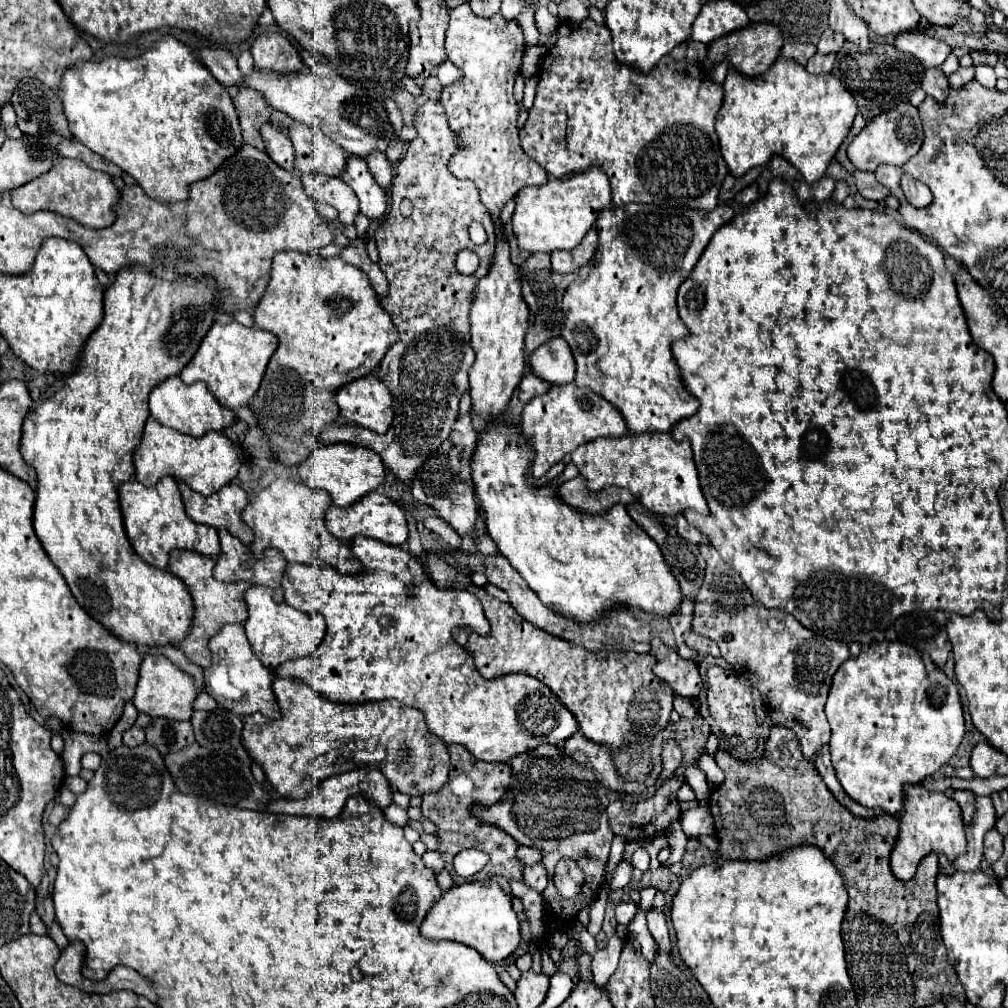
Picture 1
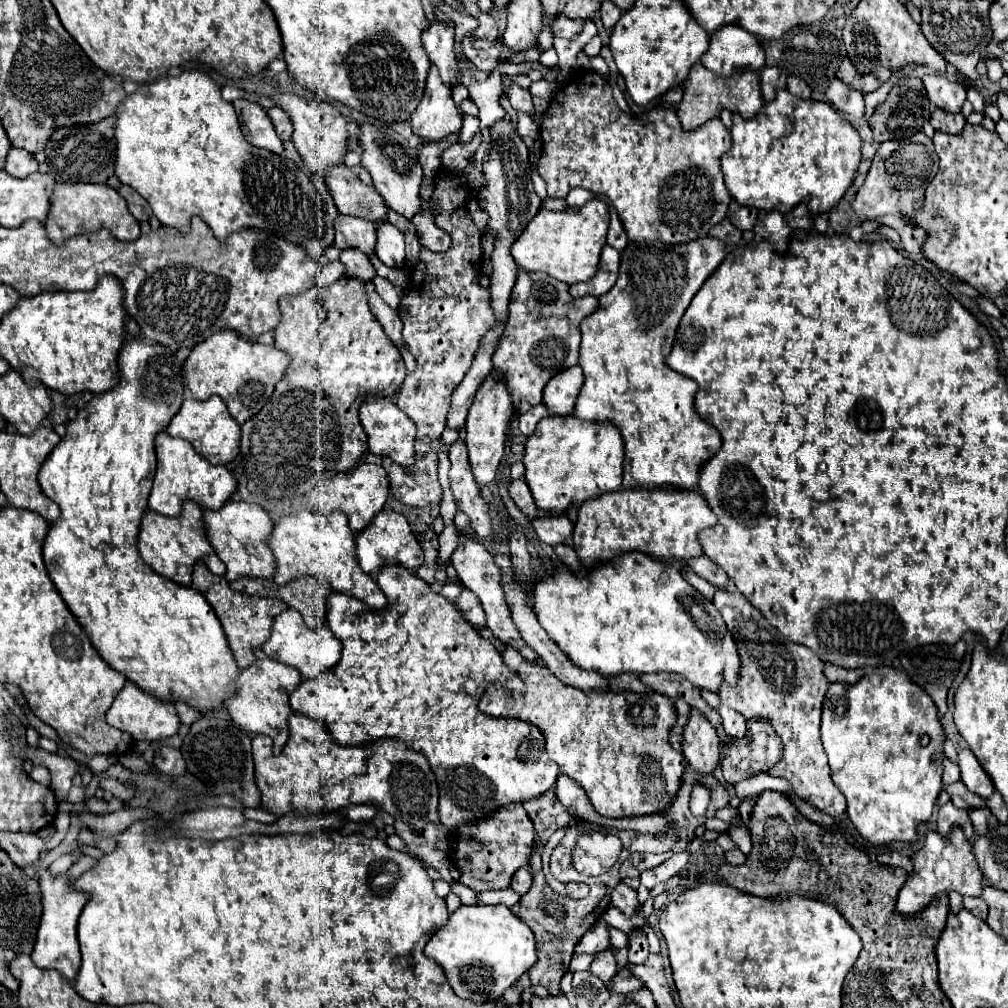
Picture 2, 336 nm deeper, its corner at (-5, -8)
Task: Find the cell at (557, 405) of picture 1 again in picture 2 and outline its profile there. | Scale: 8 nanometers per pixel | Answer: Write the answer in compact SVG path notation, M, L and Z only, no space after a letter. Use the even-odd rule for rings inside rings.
M552 415L544 417L536 431L528 437L524 459L522 459L526 473L524 479L532 491L532 497L540 509L546 509L554 515L566 511L572 503L580 505L586 499L602 495L604 491L616 491L622 485L622 463L624 463L624 441L614 423L600 421L600 423L586 423L576 419L574 415Z

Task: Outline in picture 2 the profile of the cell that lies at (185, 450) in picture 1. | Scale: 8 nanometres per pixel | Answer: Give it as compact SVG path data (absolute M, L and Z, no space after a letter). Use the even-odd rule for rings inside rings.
M162 431L156 435L156 455L158 455L158 467L154 487L148 499L148 507L154 509L156 513L176 517L180 515L180 505L184 499L192 499L206 509L220 509L232 497L232 493L236 493L238 481L228 471L228 467L208 463L202 455L194 451L194 447L188 441L170 437L166 431Z

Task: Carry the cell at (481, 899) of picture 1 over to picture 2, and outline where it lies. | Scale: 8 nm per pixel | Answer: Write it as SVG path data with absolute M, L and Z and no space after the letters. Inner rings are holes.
M462 905L430 937L424 955L444 969L456 995L482 1003L500 999L536 963L536 945L532 929L506 905Z

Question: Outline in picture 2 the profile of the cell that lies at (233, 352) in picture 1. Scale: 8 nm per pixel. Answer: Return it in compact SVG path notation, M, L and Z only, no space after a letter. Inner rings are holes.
M222 329L192 349L184 361L184 371L194 399L204 401L210 395L220 395L230 415L242 425L264 407L274 385L284 377L288 363L288 355L274 345L262 345L240 337L232 329Z

